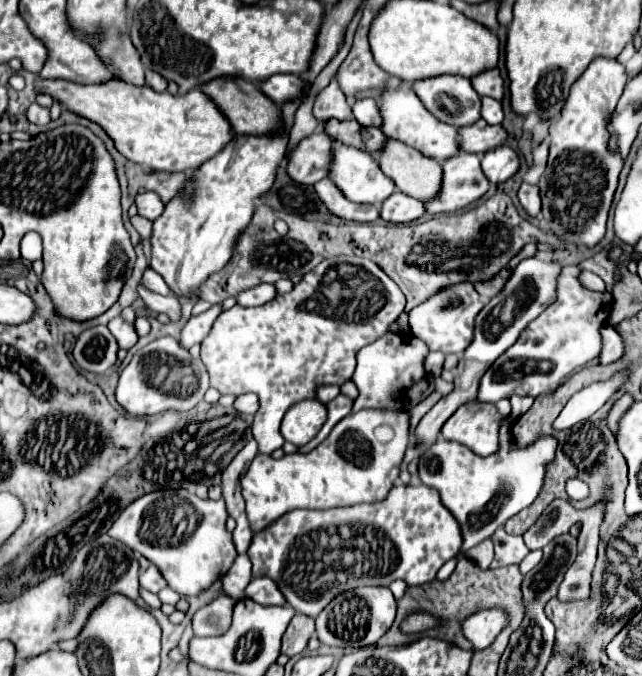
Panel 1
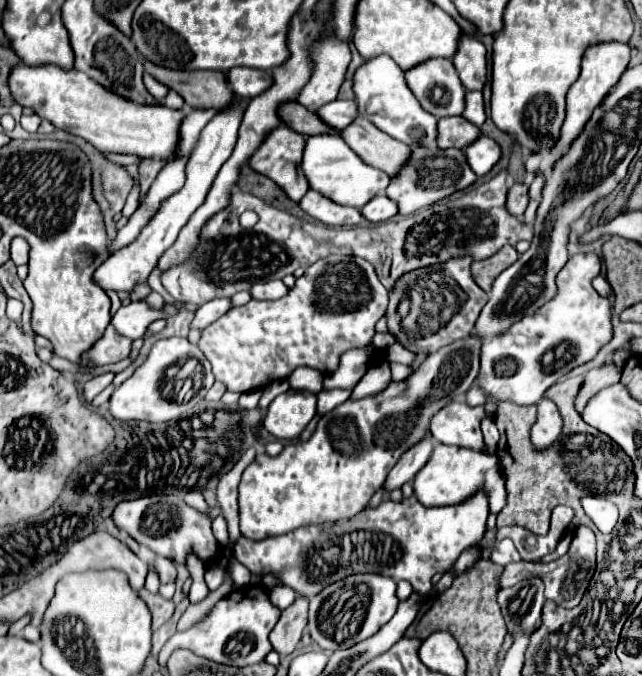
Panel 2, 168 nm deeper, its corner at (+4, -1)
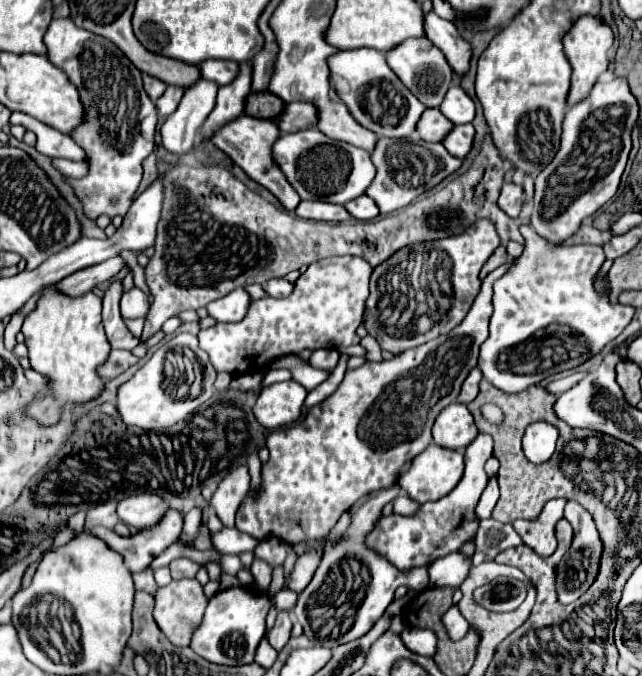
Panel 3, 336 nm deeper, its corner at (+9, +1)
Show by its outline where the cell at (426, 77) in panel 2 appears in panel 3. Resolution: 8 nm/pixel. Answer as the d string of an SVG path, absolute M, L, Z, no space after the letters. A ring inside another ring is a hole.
M407 38L405 42L401 42L401 46L389 50L389 54L385 54L387 64L391 66L391 70L399 76L399 80L429 108L439 108L439 104L445 98L445 92L449 90L451 84L451 66L447 64L443 52L433 46L433 42L429 42L427 38Z

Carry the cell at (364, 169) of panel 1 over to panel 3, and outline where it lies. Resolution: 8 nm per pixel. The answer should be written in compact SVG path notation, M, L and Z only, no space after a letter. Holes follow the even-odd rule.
M317 128L293 132L293 134L281 134L277 142L271 146L271 154L275 164L289 180L289 184L301 196L301 200L345 204L365 194L367 186L373 182L373 176L375 176L375 166L367 150L349 146L347 142L331 140Z

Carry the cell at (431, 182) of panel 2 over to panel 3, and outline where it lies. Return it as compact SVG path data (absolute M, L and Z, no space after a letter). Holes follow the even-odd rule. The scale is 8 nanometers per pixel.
M415 132L409 138L379 138L377 146L371 152L371 158L377 174L365 194L375 200L381 214L391 214L393 210L407 206L427 188L433 188L461 166L461 160L451 156L441 144L425 142Z

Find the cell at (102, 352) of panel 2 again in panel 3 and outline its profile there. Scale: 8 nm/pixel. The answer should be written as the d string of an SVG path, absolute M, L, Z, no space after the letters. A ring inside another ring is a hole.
M123 278L111 280L109 288L105 290L103 296L103 324L105 324L105 334L109 338L111 348L123 348L123 350L133 350L139 344L139 338L135 338L127 326L121 320L119 314L119 300L123 296Z

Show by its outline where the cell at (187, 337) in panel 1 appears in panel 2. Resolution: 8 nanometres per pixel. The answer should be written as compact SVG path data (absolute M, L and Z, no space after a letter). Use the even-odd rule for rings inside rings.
M214 298L206 304L202 304L194 316L194 320L190 322L190 330L204 330L208 324L212 324L214 320L218 320L222 314L226 314L232 308L228 298Z

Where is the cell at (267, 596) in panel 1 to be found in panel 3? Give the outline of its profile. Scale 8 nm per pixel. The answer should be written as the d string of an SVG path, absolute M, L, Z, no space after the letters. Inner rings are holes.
M279 590L279 592L275 594L273 602L275 602L275 608L277 608L279 612L283 612L283 610L289 612L289 610L295 606L295 602L297 602L297 594L291 592L291 590Z

